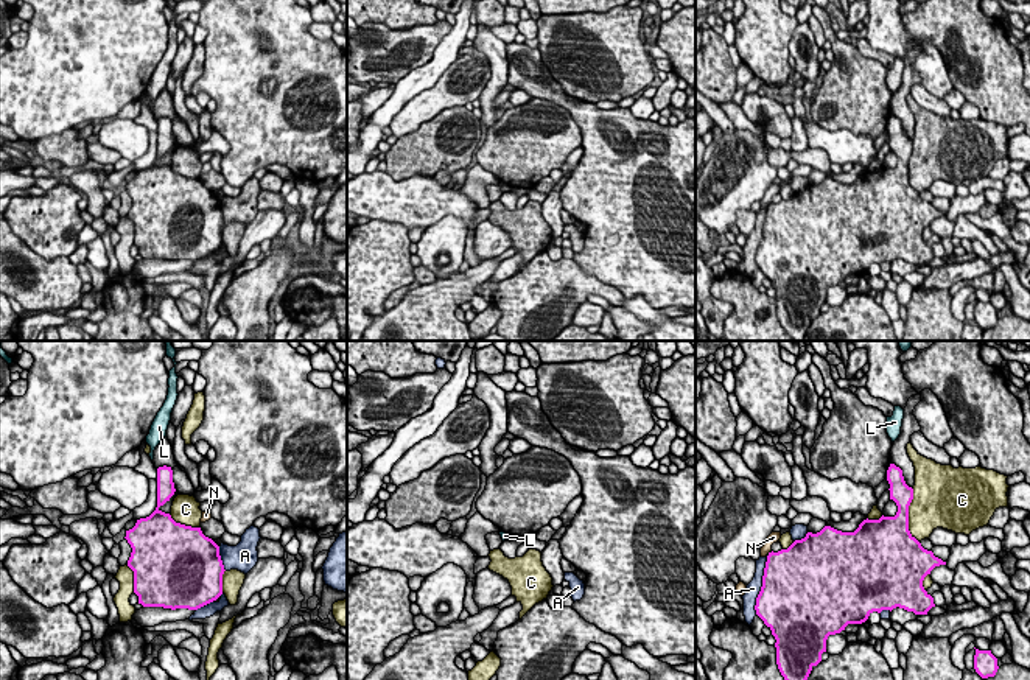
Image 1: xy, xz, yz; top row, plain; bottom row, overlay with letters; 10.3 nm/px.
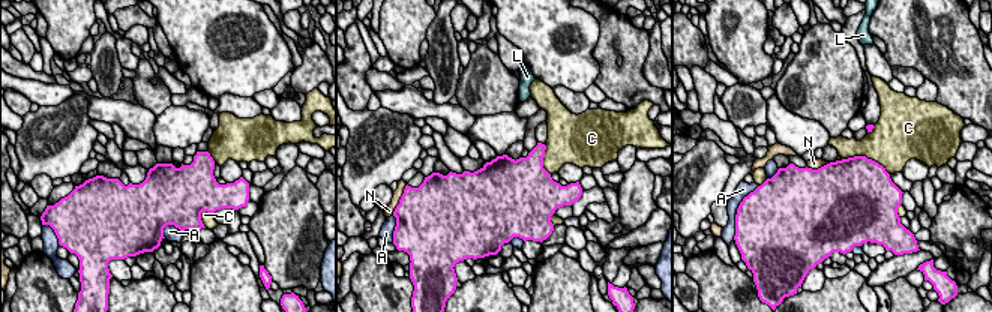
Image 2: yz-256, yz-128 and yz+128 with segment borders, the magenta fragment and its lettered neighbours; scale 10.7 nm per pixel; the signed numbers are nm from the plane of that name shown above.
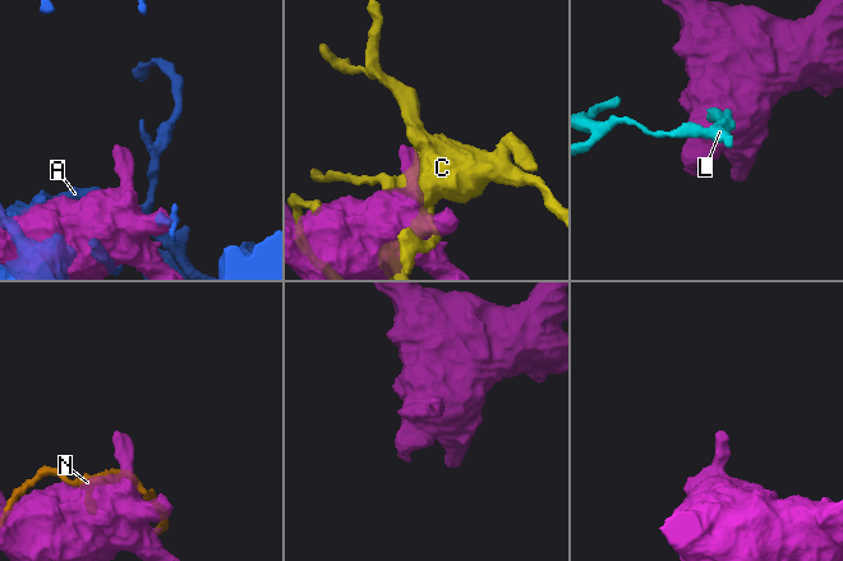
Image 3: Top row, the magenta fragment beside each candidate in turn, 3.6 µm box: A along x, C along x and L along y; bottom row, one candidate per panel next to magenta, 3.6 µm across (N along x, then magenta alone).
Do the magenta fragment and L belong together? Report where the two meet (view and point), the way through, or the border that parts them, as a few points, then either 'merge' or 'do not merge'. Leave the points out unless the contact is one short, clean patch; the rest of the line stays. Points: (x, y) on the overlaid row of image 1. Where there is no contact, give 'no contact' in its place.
xz (509, 537) | along xz (511, 536), (507, 539) | do not merge

